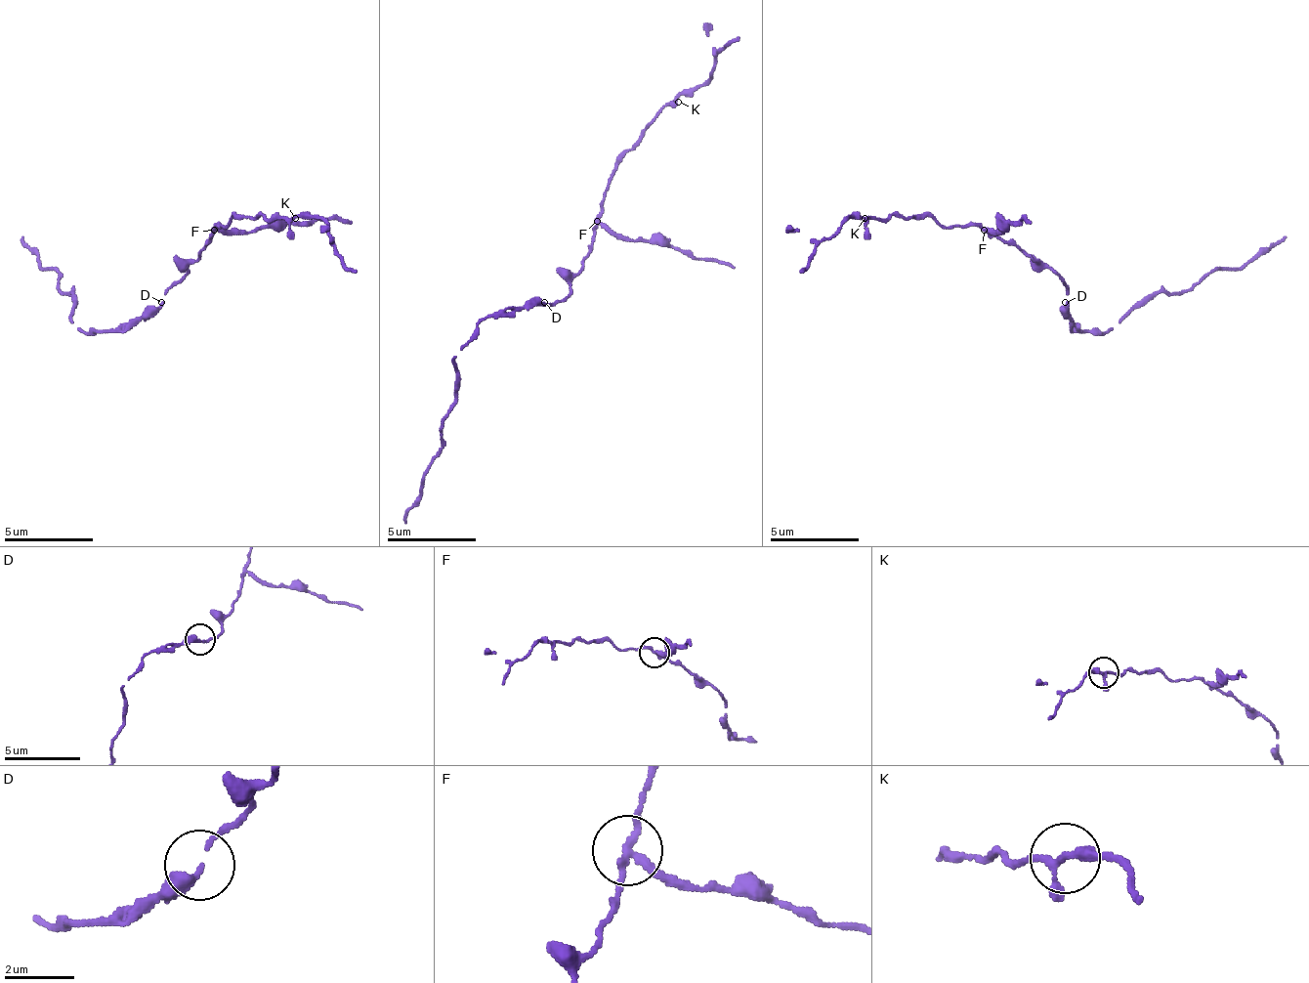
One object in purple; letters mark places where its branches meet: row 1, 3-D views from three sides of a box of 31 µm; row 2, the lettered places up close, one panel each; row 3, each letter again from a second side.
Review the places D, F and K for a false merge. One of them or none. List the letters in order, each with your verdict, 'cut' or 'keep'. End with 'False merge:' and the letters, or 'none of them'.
D: keep
F: cut
K: keep
False merge: F

